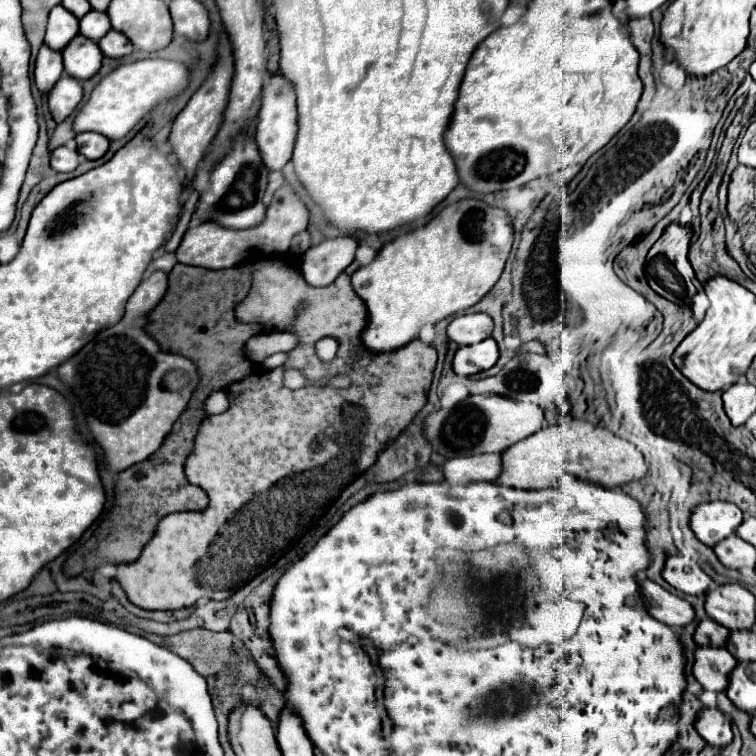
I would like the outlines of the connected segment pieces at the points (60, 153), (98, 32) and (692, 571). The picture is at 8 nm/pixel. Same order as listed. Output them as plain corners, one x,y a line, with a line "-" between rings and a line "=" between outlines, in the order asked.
60,146
52,152
52,168
56,172
72,172
80,164
78,150
70,150
68,146
=
90,10
84,18
80,18
80,34
94,42
104,38
104,34
108,34
108,30
112,30
112,26
110,26
110,18
106,12
=
680,554
668,558
668,566
664,568
664,578
676,590
692,596
706,594
708,586
714,582
696,562
680,560

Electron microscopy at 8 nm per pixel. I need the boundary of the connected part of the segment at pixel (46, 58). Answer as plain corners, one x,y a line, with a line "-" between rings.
42,46
36,58
36,68
34,68
34,80
38,90
44,96
48,96
62,76
64,76
62,54
50,50
48,46

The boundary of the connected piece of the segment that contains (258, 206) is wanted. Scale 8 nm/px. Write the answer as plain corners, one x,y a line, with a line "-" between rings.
236,138
232,152
228,158
224,158
210,176
210,186
200,194
200,204
192,216
192,226
202,222
216,222
226,228
244,230
244,228
256,228
266,218
266,206
262,202
268,170
264,168
258,146
250,138

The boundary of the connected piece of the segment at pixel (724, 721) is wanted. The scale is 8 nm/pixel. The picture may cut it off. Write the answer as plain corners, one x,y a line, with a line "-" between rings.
704,710
700,714
700,722
696,722
696,728
700,730
700,736
716,748
728,746
732,742
732,730
730,730
730,718
716,710

